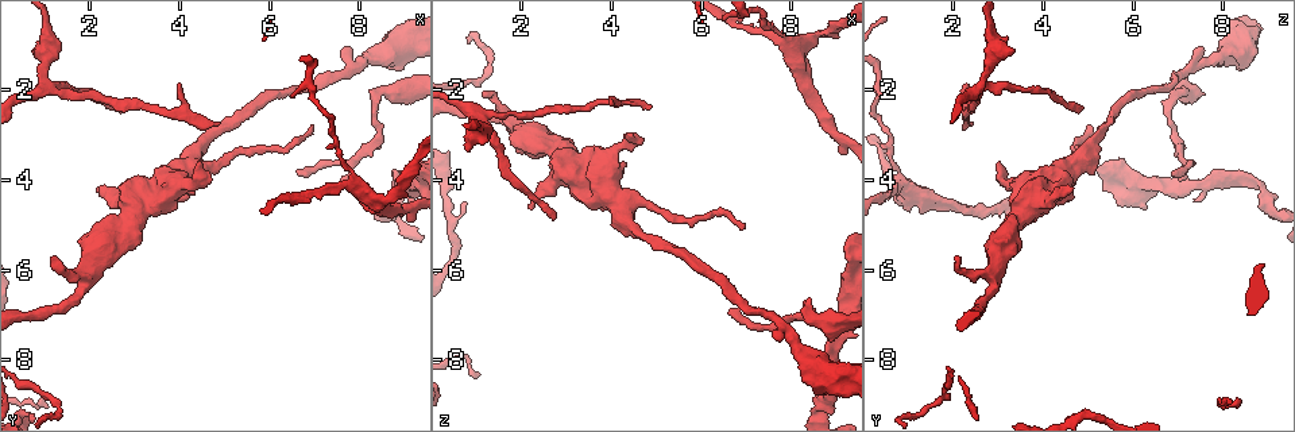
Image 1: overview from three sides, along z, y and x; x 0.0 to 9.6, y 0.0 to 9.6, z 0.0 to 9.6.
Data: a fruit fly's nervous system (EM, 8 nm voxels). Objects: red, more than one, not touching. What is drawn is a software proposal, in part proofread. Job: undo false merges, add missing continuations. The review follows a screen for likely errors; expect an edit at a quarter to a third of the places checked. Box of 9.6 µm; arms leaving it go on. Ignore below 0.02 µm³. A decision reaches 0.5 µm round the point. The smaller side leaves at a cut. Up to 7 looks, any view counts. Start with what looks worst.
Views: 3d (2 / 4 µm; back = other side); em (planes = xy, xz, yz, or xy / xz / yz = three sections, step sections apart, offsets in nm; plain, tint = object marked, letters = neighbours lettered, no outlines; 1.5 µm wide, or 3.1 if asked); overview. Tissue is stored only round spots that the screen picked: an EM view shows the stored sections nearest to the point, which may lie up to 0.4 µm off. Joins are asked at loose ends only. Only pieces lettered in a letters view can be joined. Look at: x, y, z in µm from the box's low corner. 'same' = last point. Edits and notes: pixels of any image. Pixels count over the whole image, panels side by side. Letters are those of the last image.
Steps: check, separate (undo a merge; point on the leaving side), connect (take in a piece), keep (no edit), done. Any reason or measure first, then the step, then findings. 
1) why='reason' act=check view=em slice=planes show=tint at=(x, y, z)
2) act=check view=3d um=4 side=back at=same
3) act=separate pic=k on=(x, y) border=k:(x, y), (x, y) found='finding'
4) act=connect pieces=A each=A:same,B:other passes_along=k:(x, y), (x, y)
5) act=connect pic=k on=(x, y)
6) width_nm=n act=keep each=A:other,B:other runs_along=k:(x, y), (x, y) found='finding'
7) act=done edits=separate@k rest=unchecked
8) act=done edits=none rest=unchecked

why='branch stops here' act=check view=3d um=2 at=(6.65, 3.80, 6.95)

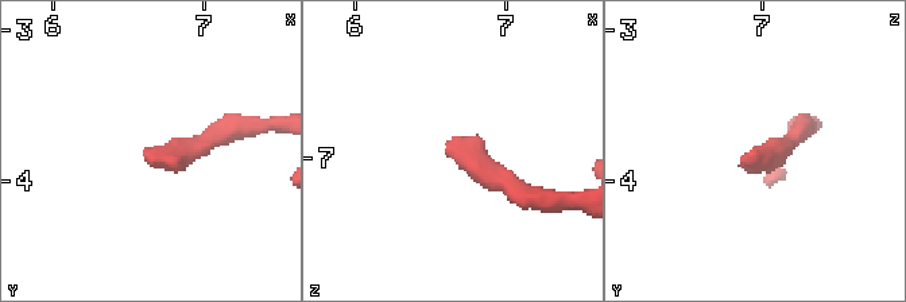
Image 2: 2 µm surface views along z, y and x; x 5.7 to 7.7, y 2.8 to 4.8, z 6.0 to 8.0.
why='now the EM' act=check view=em slice=xy step=4 show=letters at=(6.60, 3.84, 6.92)

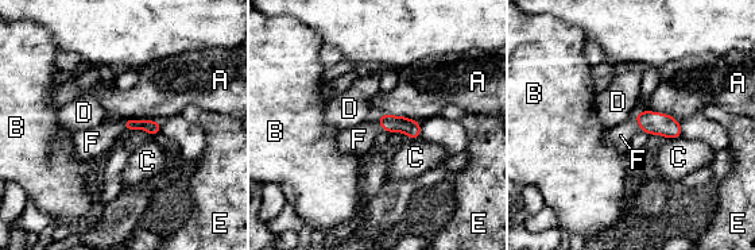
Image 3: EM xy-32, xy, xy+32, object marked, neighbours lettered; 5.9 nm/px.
act=connect pieces=F each=A:other,B:other,C:other,D:other,E:other,F:same passes_along=3:(650, 122), (638, 123), (620, 135) found='it goes on there'

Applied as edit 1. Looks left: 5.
act=check view=overview

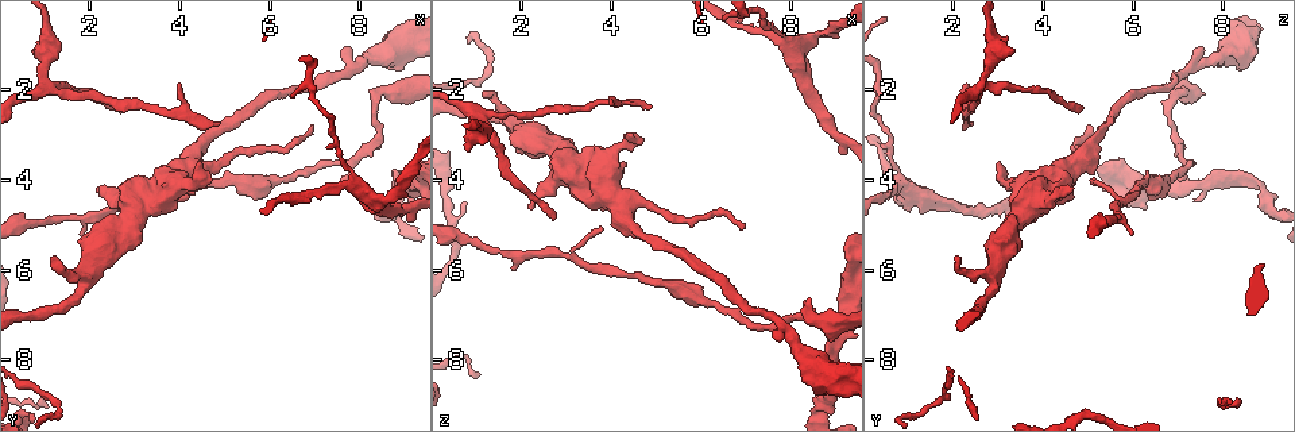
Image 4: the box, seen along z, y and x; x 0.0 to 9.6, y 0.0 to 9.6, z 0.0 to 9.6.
why='free end' act=check view=em slice=planes show=letters at=(4.85, 2.75, 2.40)

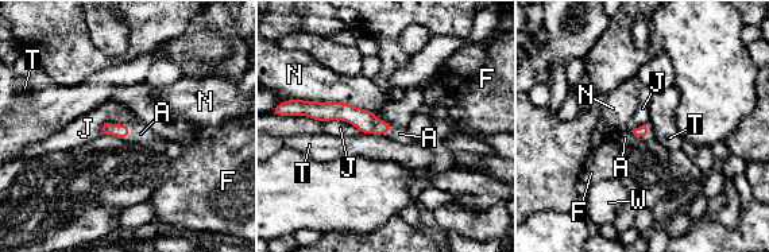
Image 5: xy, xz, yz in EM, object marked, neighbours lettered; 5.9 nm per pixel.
longest_contact=N:420nm act=connect pieces=A each=A:same,F:other,J:other,N:other,T:other,W:other passes_along=5:(642, 131), (644, 138), (625, 138) found='it goes on there'

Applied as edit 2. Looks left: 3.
act=check view=overview

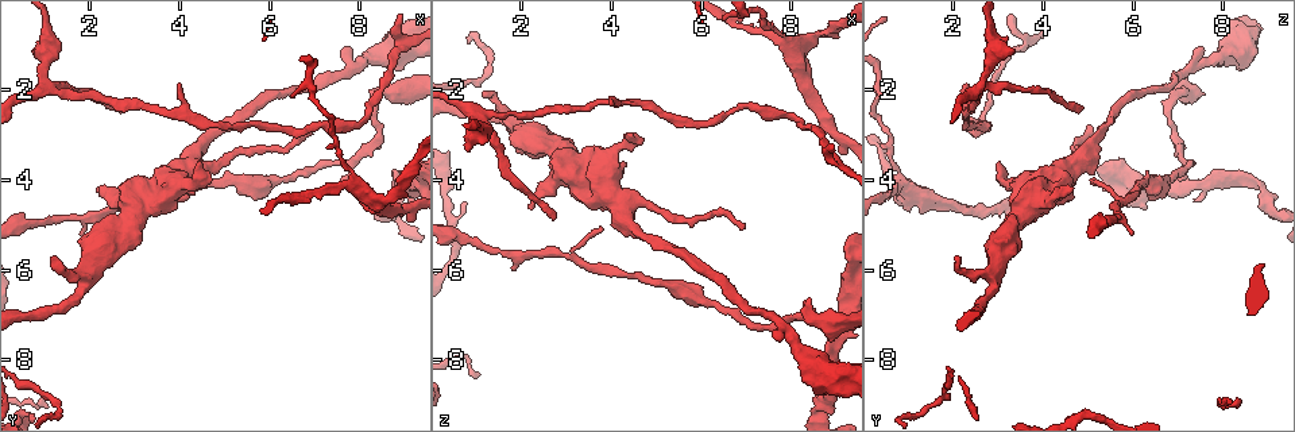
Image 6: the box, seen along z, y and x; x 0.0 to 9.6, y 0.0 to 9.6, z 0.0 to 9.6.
why='abrupt turn' act=check view=em slice=planes show=letters at=(8.85, 4.30, 8.95)

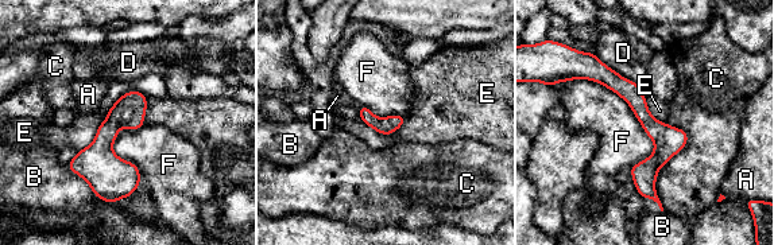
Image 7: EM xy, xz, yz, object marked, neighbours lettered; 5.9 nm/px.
longest_contact=F:700nm act=keep each=A:other,B:other,C:other,D:other,E:other,F:other found='continuous, no second neuron'

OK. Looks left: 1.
act=done edits=connect@3,connect@5 rest=unchecked

